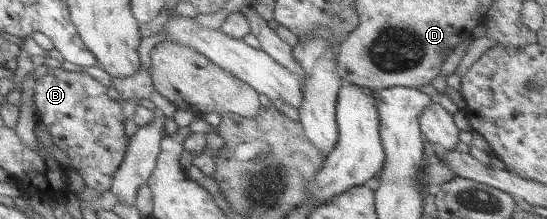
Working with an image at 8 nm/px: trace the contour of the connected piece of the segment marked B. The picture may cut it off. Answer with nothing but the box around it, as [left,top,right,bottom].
[32,68,127,193]

